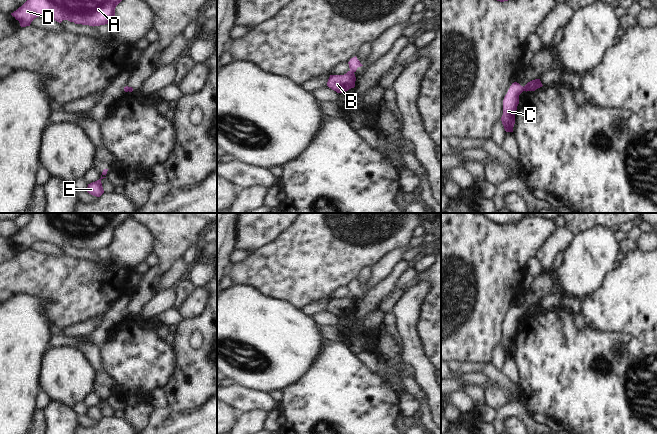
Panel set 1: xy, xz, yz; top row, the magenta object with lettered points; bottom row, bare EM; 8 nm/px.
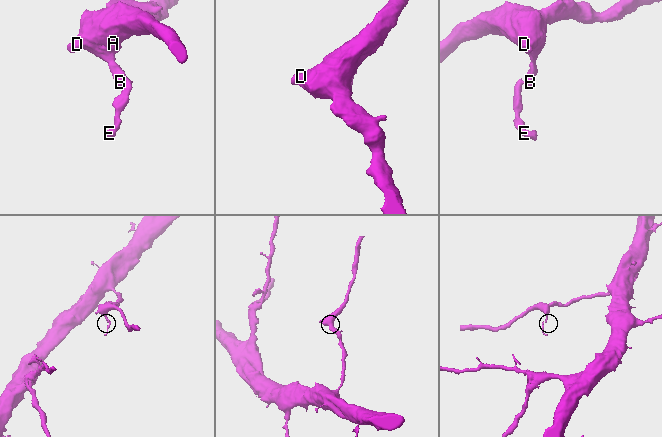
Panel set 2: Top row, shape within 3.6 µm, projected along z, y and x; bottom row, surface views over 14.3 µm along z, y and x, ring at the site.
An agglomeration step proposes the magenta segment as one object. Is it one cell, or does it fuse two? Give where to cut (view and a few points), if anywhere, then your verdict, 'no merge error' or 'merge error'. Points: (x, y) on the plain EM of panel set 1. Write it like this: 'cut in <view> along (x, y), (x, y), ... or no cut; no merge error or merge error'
cut in xz along (350, 294), (353, 296); merge error

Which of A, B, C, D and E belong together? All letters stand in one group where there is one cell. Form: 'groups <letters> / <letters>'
groups A B D / C E

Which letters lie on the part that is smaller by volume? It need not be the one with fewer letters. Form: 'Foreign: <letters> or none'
Foreign: C, E

